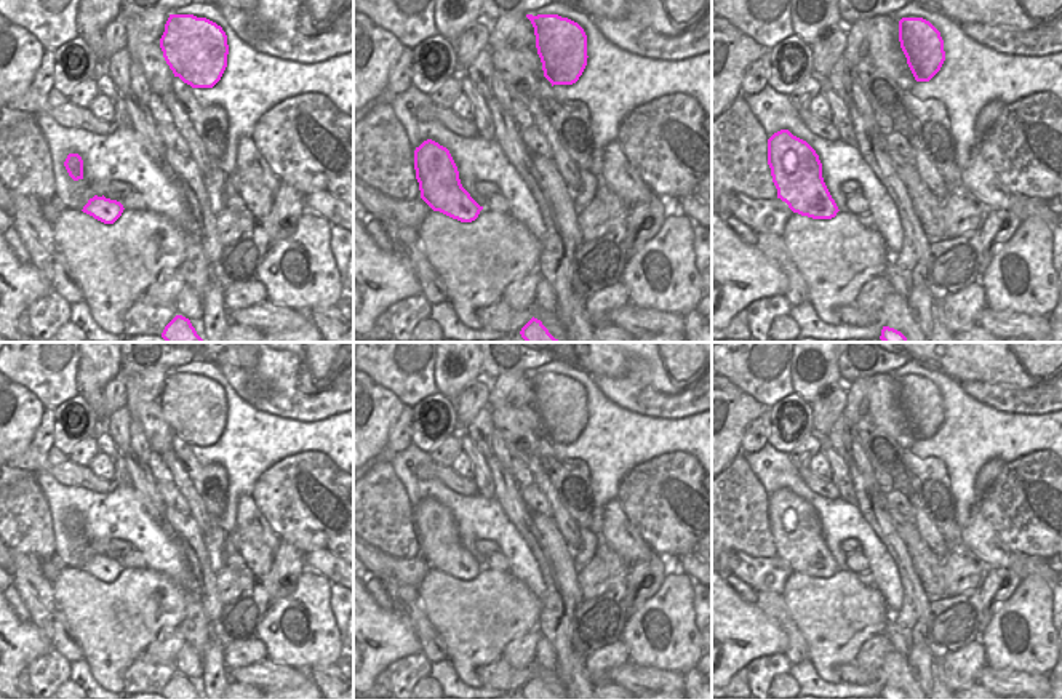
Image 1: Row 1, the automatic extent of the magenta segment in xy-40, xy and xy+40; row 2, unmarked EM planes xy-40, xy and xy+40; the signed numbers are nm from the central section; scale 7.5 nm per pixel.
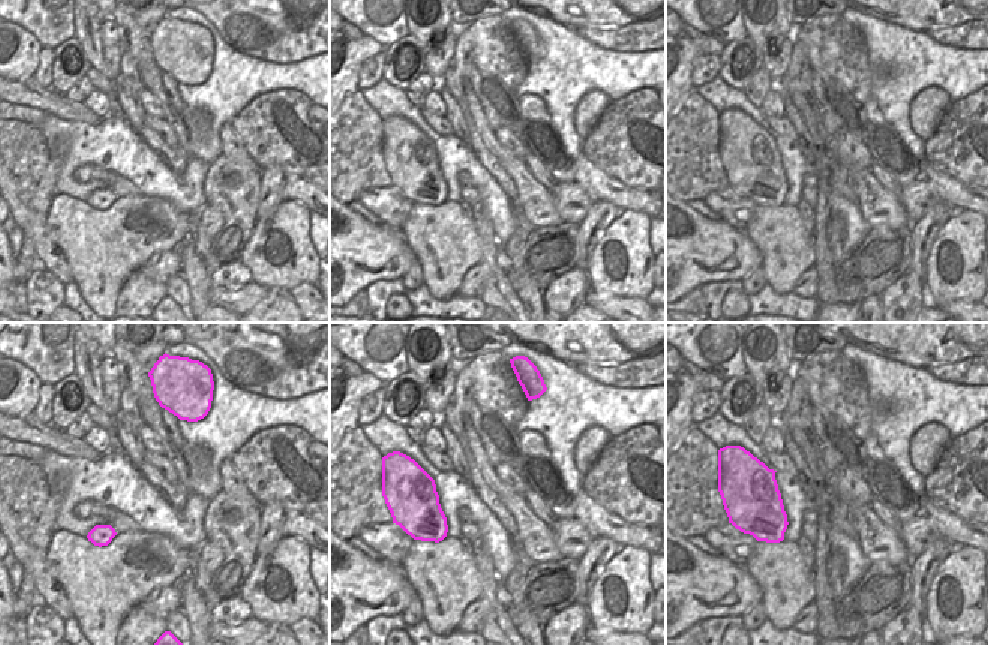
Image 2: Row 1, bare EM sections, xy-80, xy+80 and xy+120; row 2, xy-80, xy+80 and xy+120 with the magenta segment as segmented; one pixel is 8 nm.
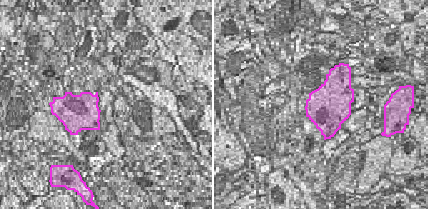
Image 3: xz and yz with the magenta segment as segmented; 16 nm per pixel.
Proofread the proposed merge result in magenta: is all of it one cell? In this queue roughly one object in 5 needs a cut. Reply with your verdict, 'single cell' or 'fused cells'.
single cell

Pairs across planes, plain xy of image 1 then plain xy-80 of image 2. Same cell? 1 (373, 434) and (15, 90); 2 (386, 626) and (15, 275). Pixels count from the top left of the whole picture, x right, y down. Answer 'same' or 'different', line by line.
1: different
2: same

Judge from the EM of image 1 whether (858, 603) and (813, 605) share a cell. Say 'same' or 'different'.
same

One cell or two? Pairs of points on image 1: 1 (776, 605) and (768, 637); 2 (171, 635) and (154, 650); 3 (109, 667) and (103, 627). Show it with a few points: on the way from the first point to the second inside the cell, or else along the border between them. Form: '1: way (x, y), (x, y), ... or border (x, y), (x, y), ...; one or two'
1: border (754, 603), (784, 632), (784, 653); two
2: way (167, 640), (159, 648); one
3: way (104, 658), (104, 637); one

